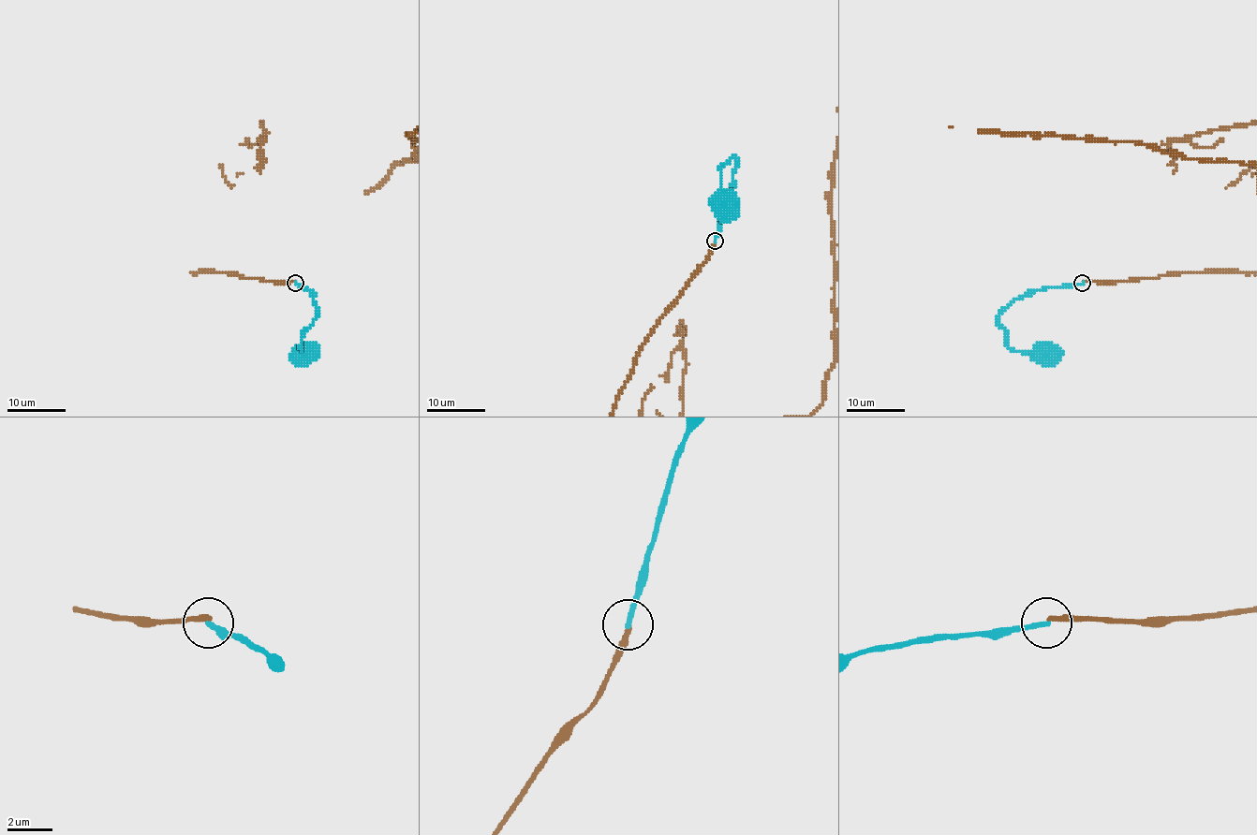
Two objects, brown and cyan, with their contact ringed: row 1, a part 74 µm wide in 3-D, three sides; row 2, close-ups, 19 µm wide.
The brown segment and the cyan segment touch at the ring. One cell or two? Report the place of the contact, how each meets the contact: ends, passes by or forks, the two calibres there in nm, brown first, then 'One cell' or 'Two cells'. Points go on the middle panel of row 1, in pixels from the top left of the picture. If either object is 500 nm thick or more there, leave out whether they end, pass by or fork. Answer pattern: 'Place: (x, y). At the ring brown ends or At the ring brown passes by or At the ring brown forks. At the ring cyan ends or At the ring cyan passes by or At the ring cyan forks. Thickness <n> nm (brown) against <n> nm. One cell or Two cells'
Place: (715, 241). At the ring brown ends. At the ring cyan ends. Thickness 240 nm (brown) against 240 nm. Two cells

